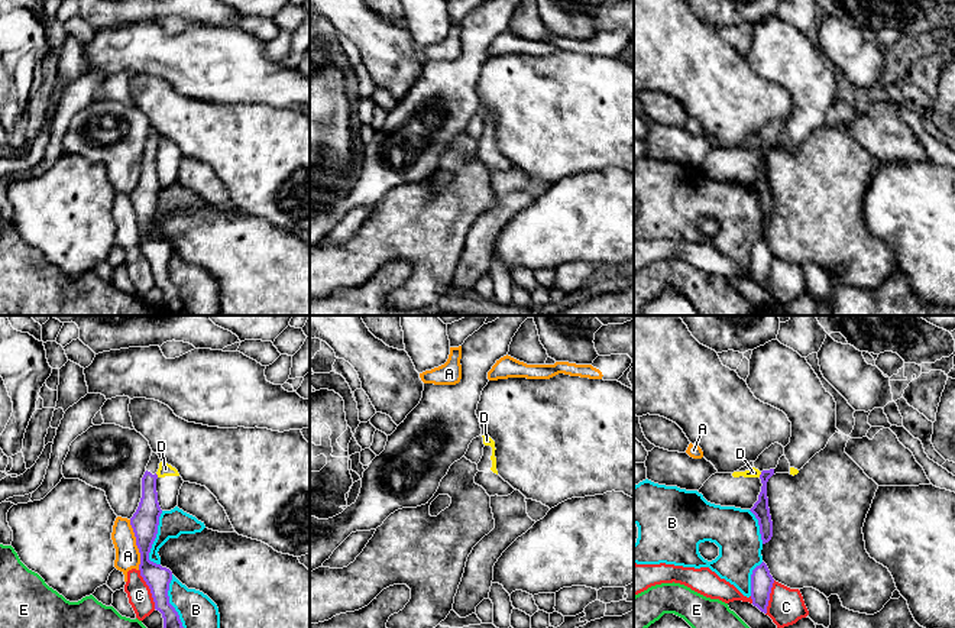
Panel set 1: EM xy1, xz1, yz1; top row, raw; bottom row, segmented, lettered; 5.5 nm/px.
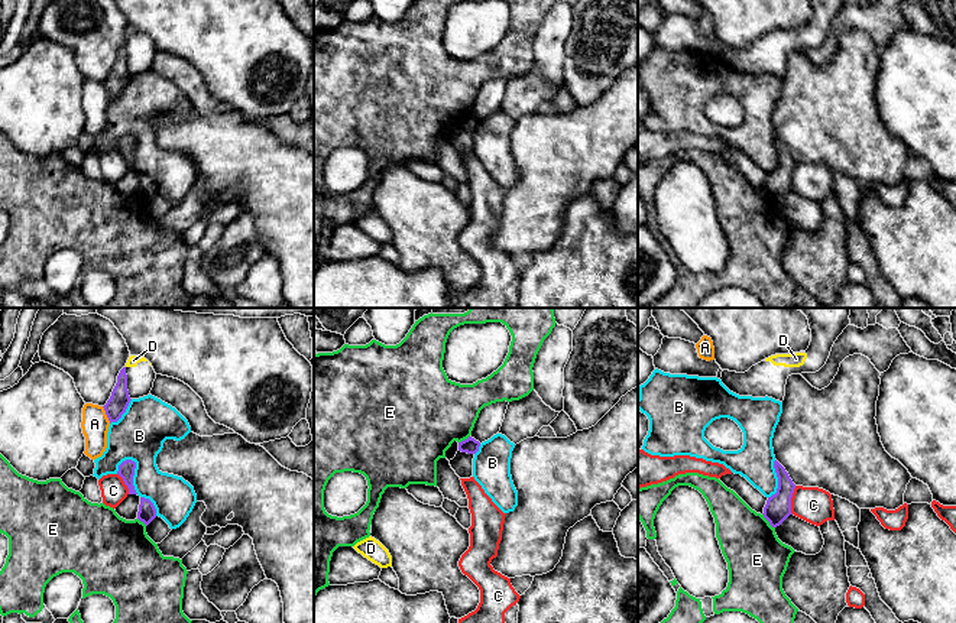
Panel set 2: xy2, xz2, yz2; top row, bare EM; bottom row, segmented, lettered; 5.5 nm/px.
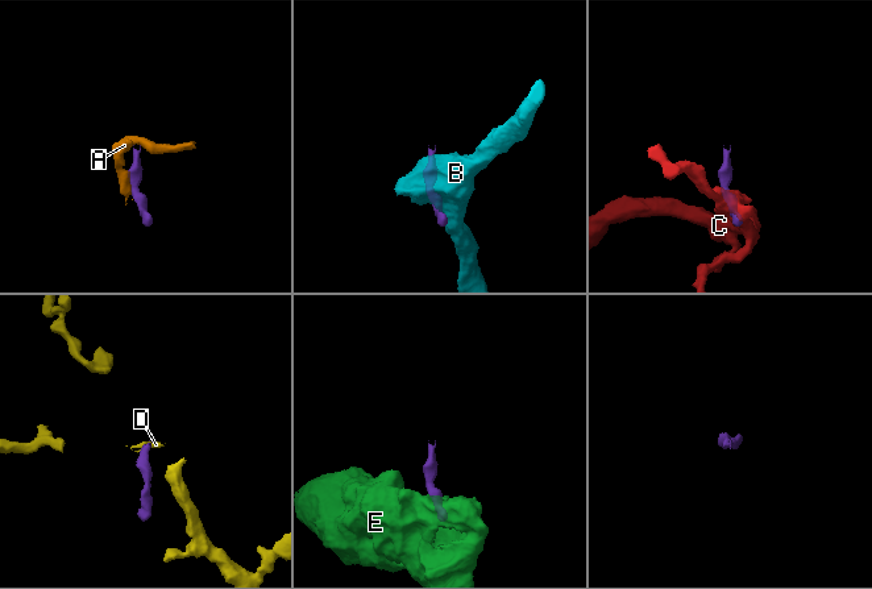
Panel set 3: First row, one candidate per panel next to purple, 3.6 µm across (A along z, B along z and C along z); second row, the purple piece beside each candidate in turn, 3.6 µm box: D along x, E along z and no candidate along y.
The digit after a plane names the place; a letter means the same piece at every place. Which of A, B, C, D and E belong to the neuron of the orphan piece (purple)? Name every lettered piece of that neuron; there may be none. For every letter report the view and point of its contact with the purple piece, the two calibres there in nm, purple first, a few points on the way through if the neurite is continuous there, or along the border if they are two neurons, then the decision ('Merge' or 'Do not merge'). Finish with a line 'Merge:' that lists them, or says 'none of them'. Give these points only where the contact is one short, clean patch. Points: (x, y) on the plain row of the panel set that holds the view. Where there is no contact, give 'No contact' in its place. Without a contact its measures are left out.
A: Touches purple at xy1 (136, 220). Thickness 150 nm (purple) against 140 nm. Boundary: xy1 (129, 196), (139, 229), (139, 245). Do not merge
B: Touches purple at xy1 (171, 281). Thickness 140 nm (purple) against 220 nm. Do not merge
C: Touches purple at xy1 (149, 264). Thickness 140 nm (purple) against 130 nm. Boundary: xy1 (139, 245), (155, 284). Do not merge
D: Touches purple at yz1 (760, 151). Thickness 90 nm (purple) against 50 nm. Boundary: yz1 (761, 148), (758, 152). Do not merge
E: Touches purple at yz2 (767, 195). Thickness 140 nm (purple) against 340 nm. Boundary: yz2 (762, 190), (774, 204). Do not merge
Merge: none of them

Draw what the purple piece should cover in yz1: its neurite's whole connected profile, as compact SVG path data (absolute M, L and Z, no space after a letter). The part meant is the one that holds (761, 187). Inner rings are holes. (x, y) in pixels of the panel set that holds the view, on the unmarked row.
M774 119L768 124L765 124L754 137L754 143L761 148L760 155L763 162L758 171L758 177L750 187L758 195L763 220L768 218L773 213L773 197L768 184L767 158L774 150L774 145L777 143L778 136L783 130L784 123L778 119Z

